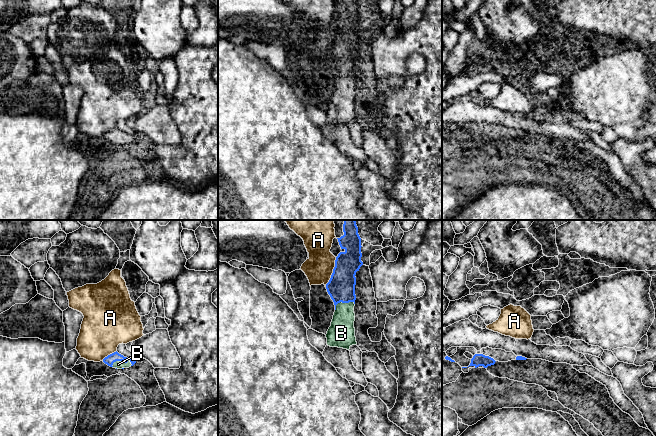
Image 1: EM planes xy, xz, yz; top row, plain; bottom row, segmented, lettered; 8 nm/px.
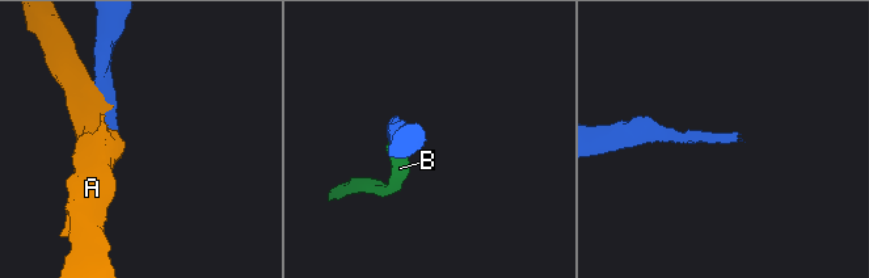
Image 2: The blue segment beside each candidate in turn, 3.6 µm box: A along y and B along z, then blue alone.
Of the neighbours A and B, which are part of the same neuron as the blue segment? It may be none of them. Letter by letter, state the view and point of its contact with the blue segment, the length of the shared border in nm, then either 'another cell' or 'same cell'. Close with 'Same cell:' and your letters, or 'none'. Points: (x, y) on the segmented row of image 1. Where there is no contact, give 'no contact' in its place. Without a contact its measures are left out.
A: xz (333, 272) | 260 nm | another cell
B: xy (121, 360) | 180 nm | same cell
Same cell: B

